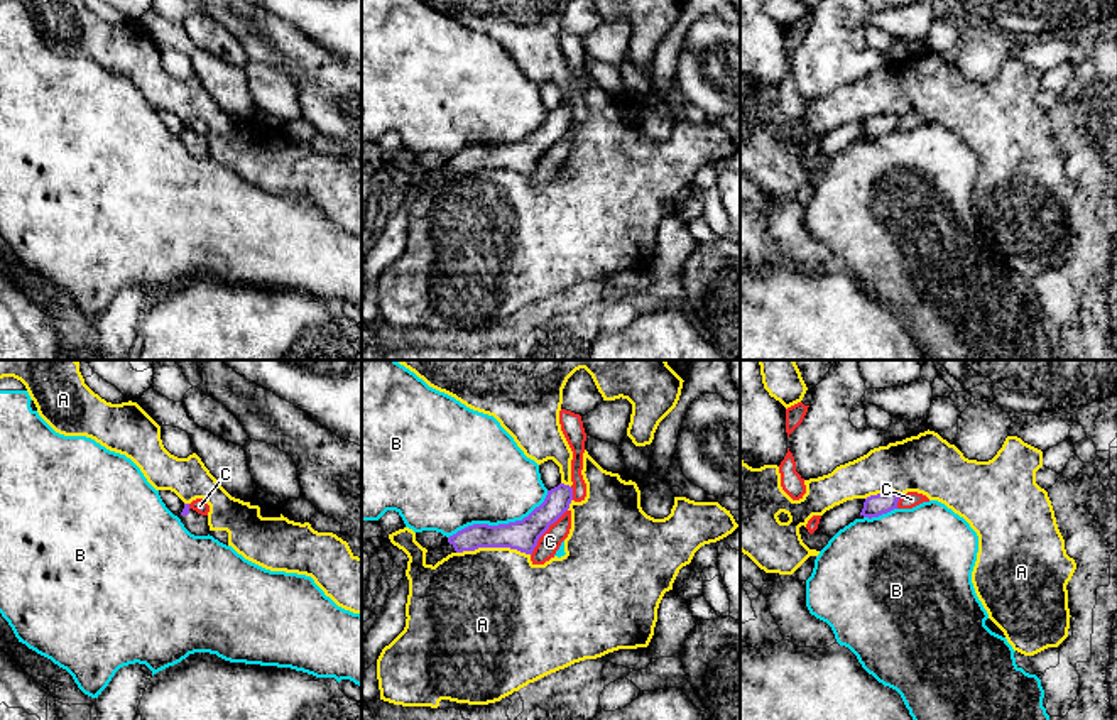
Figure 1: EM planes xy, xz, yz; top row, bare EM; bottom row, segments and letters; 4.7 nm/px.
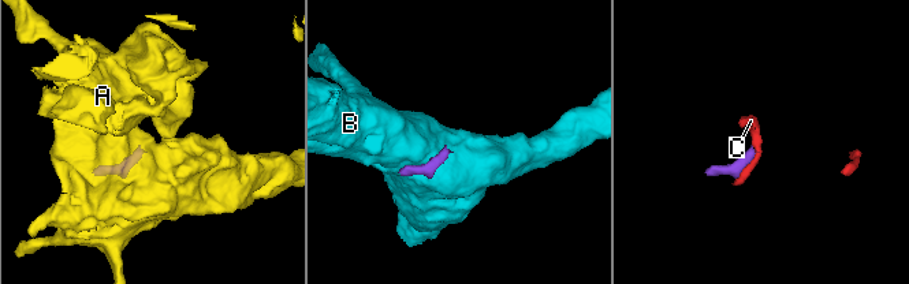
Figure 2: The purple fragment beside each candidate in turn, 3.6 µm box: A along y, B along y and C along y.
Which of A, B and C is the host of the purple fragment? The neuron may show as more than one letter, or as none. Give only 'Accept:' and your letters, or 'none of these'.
Accept: none of these

